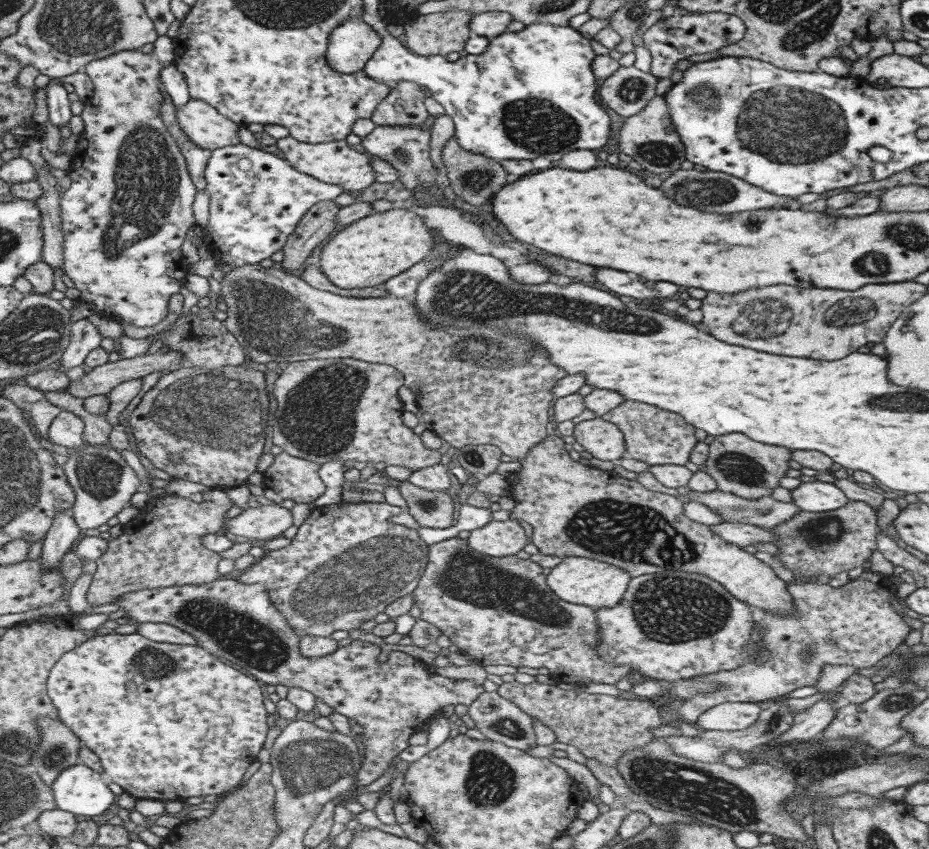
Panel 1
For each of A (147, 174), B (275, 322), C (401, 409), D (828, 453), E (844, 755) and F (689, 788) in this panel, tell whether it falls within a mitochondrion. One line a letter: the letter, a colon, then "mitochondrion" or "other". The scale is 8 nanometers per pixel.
A: mitochondrion
B: mitochondrion
C: other
D: other
E: mitochondrion
F: mitochondrion

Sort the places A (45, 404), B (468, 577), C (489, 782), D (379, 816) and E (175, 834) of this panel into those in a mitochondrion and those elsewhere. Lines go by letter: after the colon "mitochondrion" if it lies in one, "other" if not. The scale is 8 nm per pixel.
A: other
B: mitochondrion
C: mitochondrion
D: other
E: other

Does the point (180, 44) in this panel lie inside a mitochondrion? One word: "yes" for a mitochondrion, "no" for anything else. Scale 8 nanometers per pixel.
no

